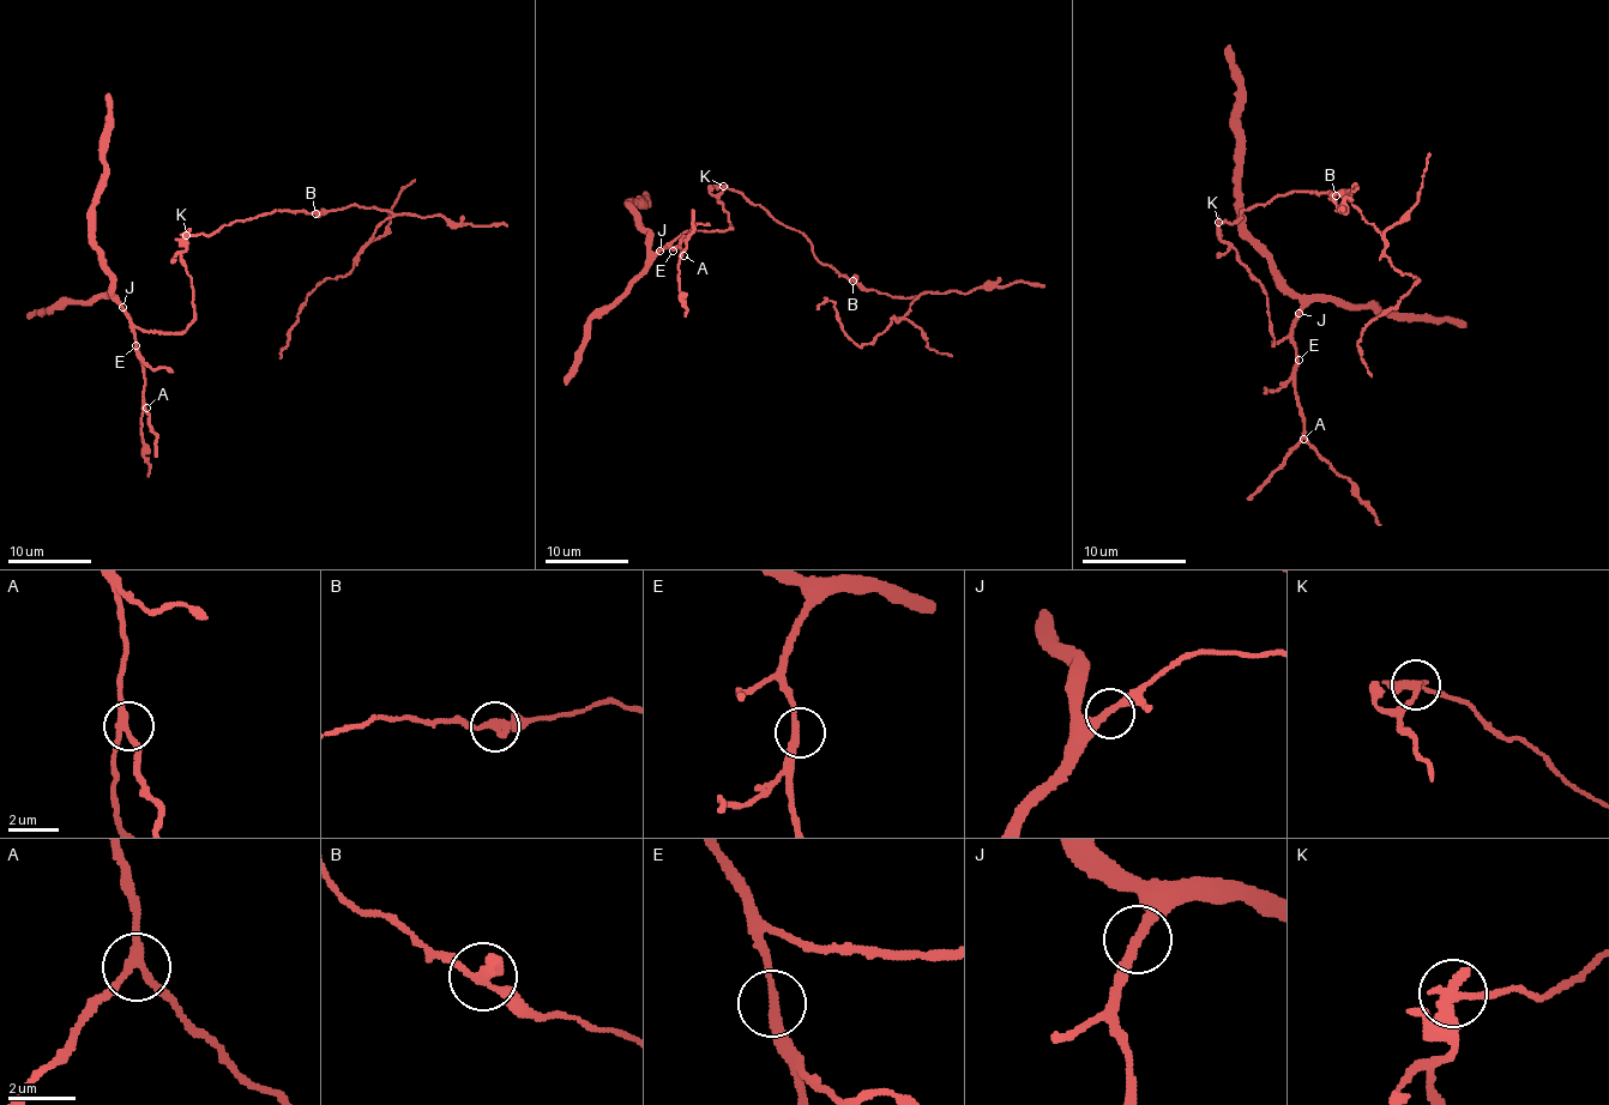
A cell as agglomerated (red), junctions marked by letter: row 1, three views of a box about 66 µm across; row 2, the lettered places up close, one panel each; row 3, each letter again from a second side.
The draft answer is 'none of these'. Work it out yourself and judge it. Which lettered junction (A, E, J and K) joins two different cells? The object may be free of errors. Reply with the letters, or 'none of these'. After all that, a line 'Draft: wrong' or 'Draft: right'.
K
Draft: wrong

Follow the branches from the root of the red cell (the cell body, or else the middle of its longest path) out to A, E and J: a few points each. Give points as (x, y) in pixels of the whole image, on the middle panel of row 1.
A: (748, 200), (740, 192), (723, 188), (718, 200), (731, 228), (709, 231), (685, 230), (670, 245), (684, 255)
E: (748, 200), (740, 192), (723, 188), (718, 200), (731, 228), (709, 231), (685, 230), (670, 245), (673, 251)
J: (748, 200), (740, 192), (723, 188), (718, 200), (731, 228), (709, 231), (685, 230), (660, 251)

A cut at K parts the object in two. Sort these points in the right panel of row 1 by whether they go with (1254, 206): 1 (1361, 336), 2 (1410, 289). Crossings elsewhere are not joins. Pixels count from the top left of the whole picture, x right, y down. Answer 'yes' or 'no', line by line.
1: yes
2: yes

